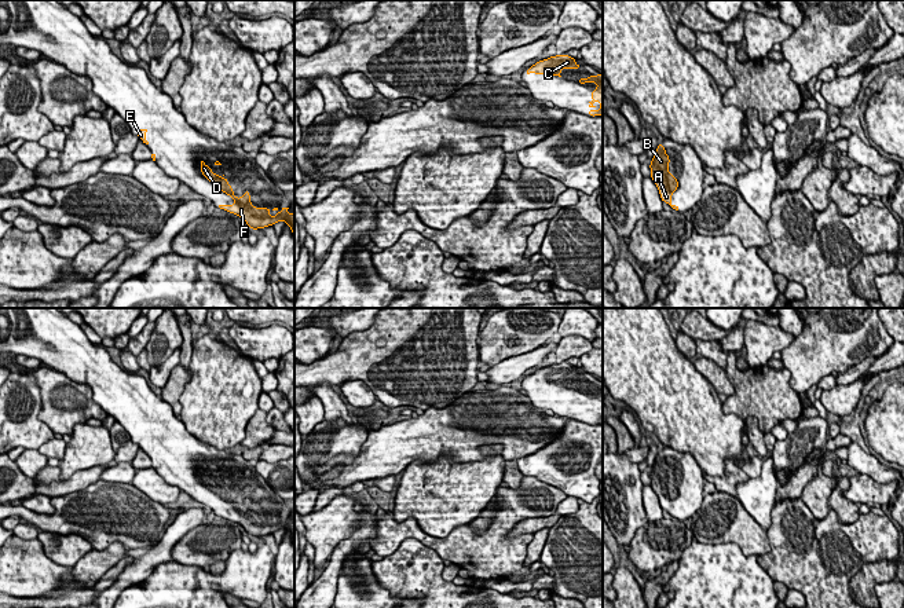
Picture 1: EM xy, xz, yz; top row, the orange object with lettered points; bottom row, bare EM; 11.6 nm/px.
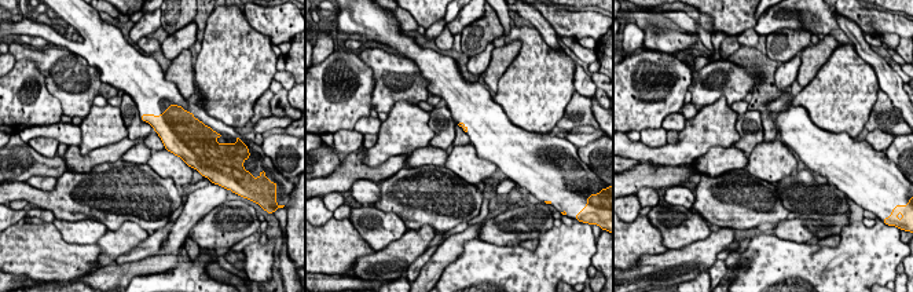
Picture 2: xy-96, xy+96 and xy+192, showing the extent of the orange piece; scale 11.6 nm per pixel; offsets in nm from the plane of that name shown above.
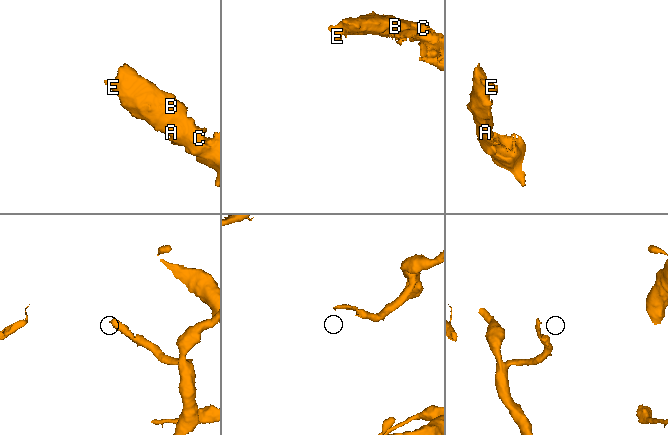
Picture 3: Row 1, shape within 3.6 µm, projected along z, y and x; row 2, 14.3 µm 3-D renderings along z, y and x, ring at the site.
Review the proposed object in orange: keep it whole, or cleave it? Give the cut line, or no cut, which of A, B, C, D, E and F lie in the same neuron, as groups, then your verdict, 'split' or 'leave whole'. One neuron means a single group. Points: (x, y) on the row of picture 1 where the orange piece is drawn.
no cut; A B C D E F; leave whole

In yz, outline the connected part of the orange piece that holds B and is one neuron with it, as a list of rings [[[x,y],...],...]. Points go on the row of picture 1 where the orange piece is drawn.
[[[659,143],[649,164],[651,179],[659,190],[660,199],[670,205],[673,209],[678,210],[678,206],[671,204],[671,194],[678,188],[678,180],[673,173],[667,171],[670,164],[669,158],[670,157],[666,154],[666,149],[662,143]]]

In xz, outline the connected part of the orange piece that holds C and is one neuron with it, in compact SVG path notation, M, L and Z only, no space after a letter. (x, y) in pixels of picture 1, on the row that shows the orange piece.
M567 54L559 56L550 56L544 61L538 61L535 65L528 67L527 74L535 73L535 74L552 74L552 76L559 76L561 77L561 69L578 69L579 65L575 63L577 59L568 56Z

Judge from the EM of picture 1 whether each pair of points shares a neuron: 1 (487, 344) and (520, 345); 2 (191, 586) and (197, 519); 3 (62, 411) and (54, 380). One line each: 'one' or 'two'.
1: one
2: two
3: one

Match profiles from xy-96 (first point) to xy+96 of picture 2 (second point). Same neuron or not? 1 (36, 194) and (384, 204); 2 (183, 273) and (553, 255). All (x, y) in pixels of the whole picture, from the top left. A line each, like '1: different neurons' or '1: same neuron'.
1: same neuron
2: same neuron

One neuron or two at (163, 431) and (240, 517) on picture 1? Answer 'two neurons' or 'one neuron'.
one neuron

